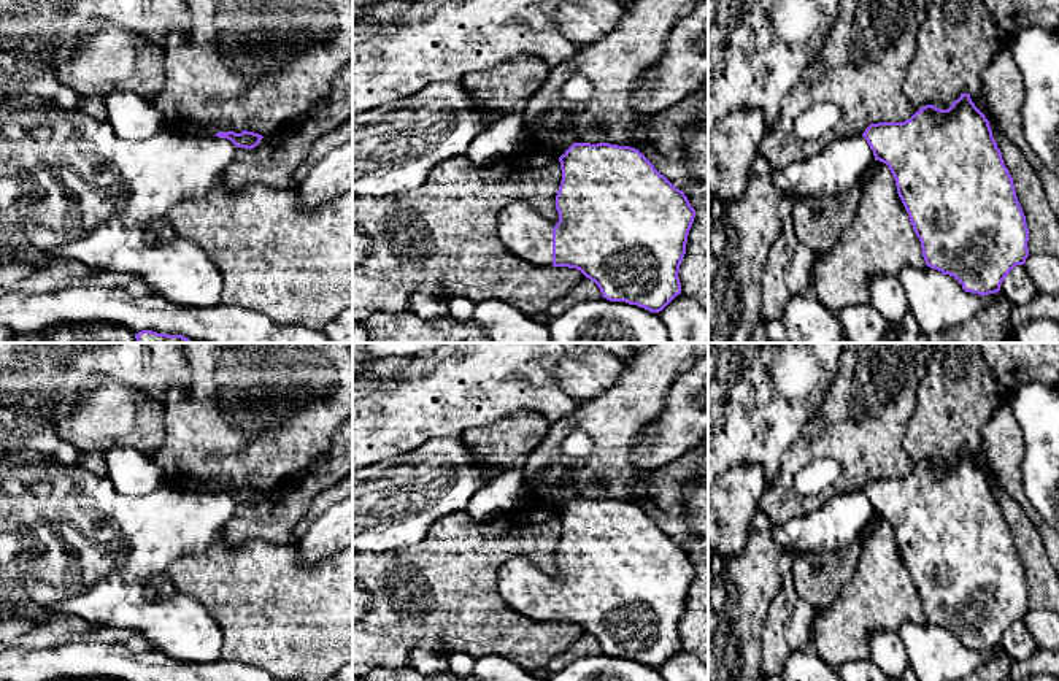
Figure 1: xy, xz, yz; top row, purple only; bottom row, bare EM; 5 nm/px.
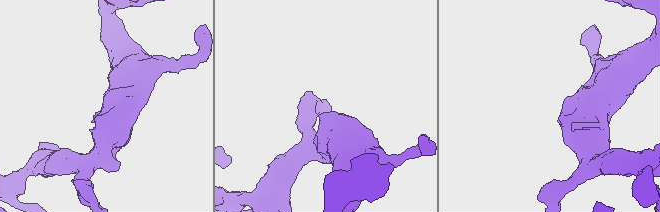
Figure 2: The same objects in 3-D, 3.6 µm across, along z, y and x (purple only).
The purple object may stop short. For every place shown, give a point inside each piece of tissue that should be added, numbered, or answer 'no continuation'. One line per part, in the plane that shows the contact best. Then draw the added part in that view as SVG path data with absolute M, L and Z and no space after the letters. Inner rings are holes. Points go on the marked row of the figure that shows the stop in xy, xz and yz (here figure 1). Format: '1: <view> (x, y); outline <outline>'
1: xz (521, 229); outline M516 202L503 208L497 230L500 243L514 256L537 267L553 267L553 229L532 205Z

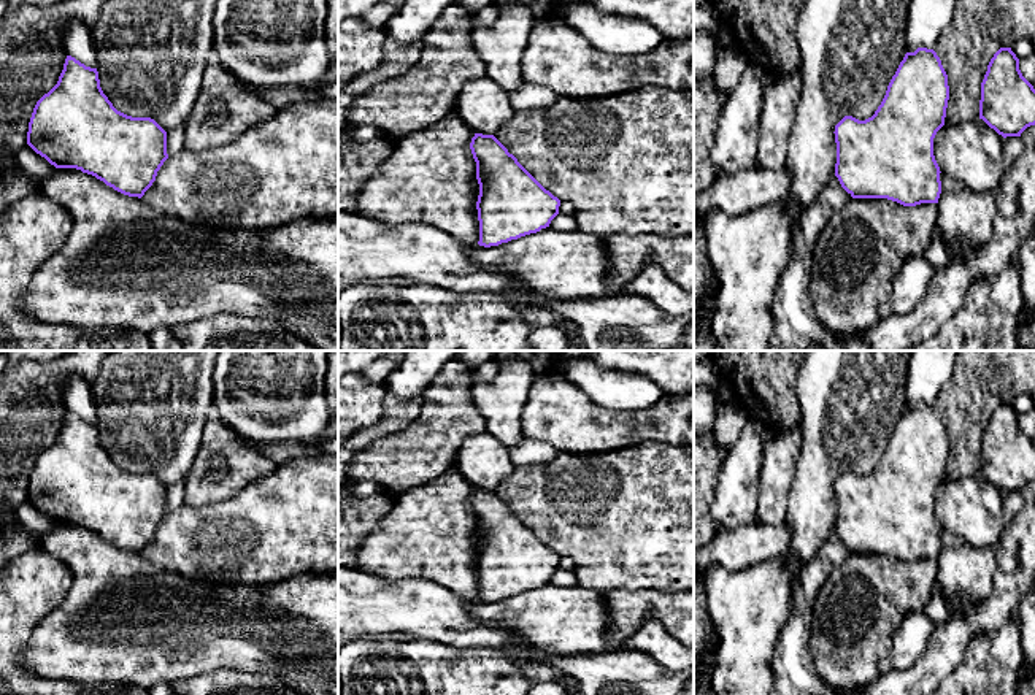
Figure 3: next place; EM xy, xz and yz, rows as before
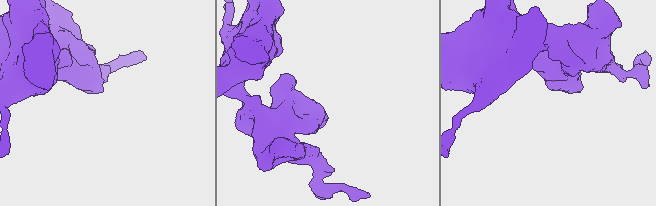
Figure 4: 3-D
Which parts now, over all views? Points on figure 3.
no continuation

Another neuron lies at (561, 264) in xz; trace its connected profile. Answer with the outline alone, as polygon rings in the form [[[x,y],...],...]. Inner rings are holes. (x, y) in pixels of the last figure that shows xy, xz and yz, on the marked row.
[[[541,228],[502,243],[475,246],[478,268],[510,273],[527,290],[551,297],[603,297],[608,257],[605,238],[583,230]]]

